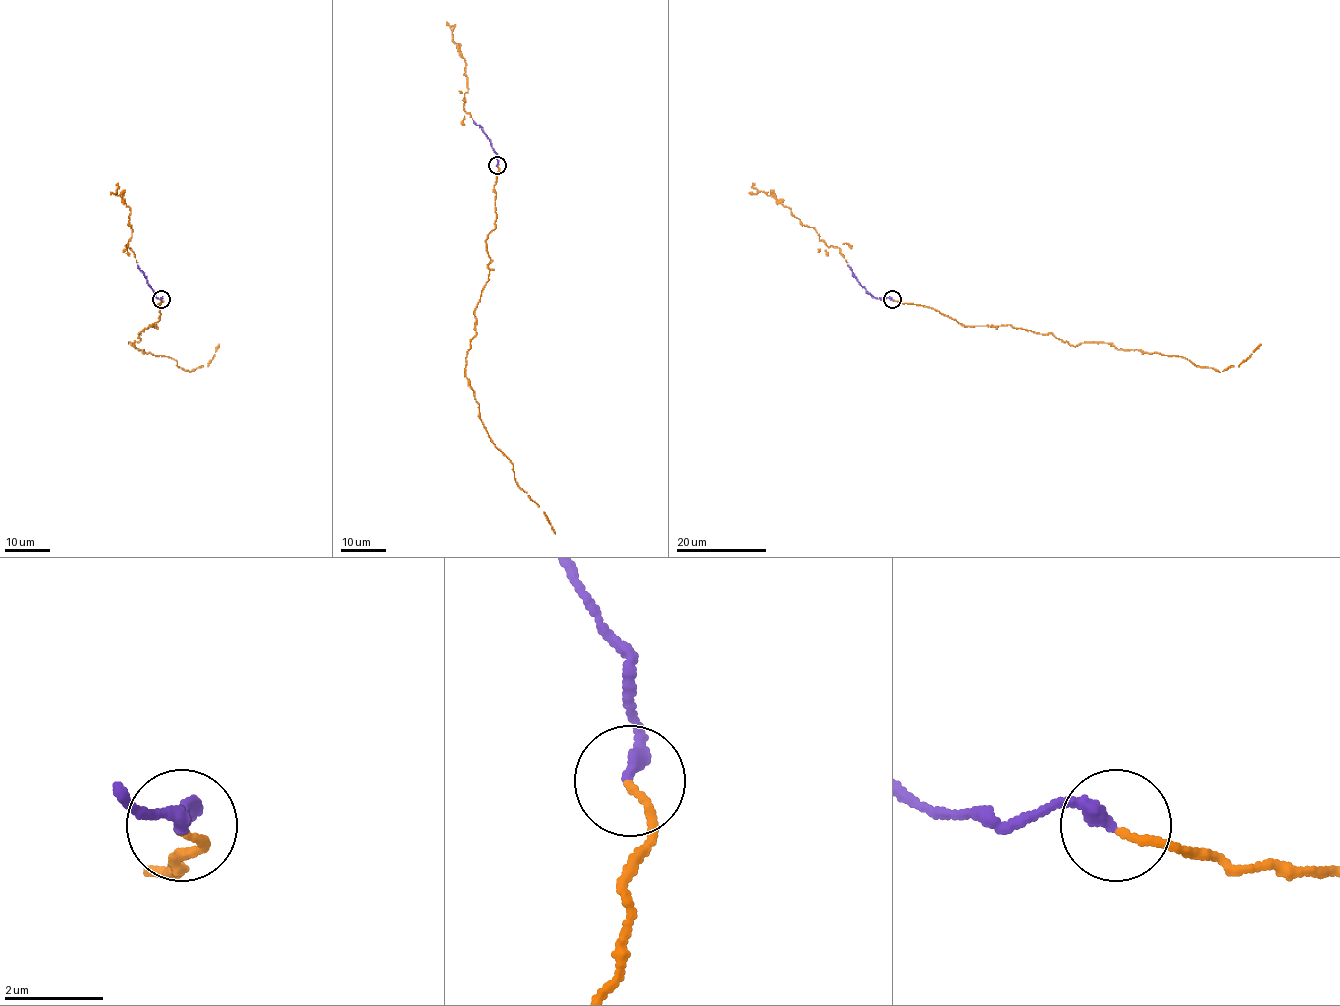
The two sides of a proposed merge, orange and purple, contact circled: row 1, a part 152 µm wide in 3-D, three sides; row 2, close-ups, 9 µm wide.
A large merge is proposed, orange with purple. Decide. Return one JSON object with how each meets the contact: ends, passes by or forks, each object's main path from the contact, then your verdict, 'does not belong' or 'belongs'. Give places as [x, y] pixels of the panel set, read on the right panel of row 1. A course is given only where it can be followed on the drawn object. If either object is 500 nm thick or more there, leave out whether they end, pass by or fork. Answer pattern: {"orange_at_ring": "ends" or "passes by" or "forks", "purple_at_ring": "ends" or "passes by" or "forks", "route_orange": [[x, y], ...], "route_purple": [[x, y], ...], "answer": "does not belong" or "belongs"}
{"orange_at_ring": "ends", "purple_at_ring": "ends", "route_orange": [[893, 300], [932, 308], [964, 326], [1009, 325], [1074, 346], [1111, 343], [1220, 372], [1261, 344]], "route_purple": [[893, 300], [872, 296], [847, 264]], "answer": "belongs"}

